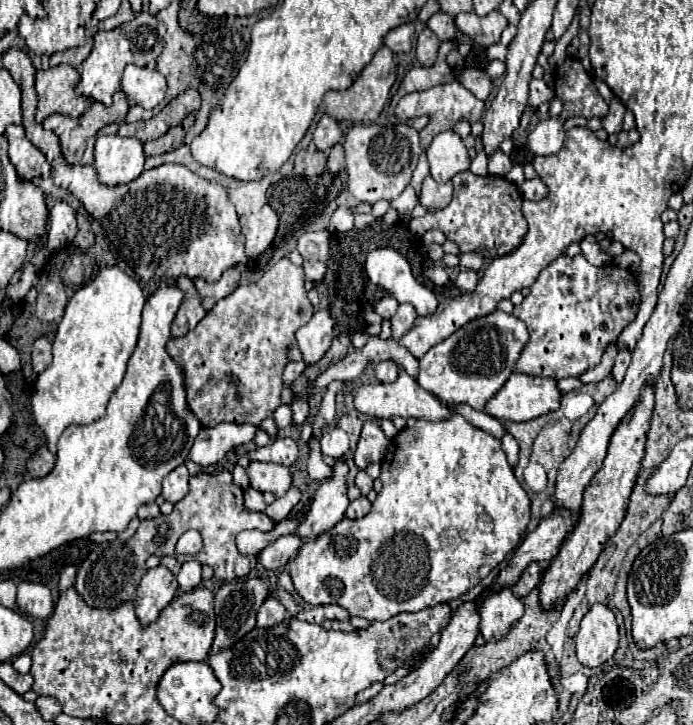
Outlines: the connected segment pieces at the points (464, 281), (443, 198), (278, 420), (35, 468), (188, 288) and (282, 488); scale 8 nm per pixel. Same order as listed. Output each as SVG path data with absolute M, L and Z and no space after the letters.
M459 272L457 280L455 280L455 288L459 288L463 294L465 292L473 292L479 284L479 274L477 272Z
M427 176L427 178L423 180L423 186L421 186L419 204L421 204L423 208L427 208L429 212L433 212L433 210L445 208L445 206L451 202L451 196L453 196L453 184L451 184L451 182L439 184L439 182L435 182L431 176Z
M281 404L281 406L273 412L271 418L275 420L275 426L277 426L279 430L287 428L287 426L291 424L291 404Z
M41 446L27 462L27 472L33 478L43 478L53 470L53 466L55 466L55 454L51 454L47 446Z
M177 278L175 286L179 286L183 290L185 298L183 298L183 302L181 302L181 306L179 306L177 314L175 314L175 320L171 324L171 336L173 338L185 336L207 314L201 308L201 298L197 296L197 290L193 288L193 282L189 278Z
M253 460L247 466L247 476L251 482L251 488L259 492L273 492L275 496L281 496L291 486L291 472L289 468L273 462L257 462Z

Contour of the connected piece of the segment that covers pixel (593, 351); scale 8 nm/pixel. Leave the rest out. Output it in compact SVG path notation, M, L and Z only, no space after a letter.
M581 254L579 256L559 256L553 260L547 268L541 270L539 278L529 288L531 292L523 298L519 306L513 308L513 316L523 320L529 328L531 340L521 352L515 372L529 374L529 376L549 376L555 380L567 378L567 376L581 376L585 368L595 368L601 362L603 350L609 342L615 342L625 326L629 326L635 320L635 314L641 304L641 296L637 290L635 278L629 278L629 272L615 266L593 266L589 264Z

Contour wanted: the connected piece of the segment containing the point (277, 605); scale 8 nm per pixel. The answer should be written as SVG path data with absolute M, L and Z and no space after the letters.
M269 596L263 602L263 606L261 606L259 614L257 614L257 626L259 628L271 628L275 624L281 624L285 618L287 618L285 606L279 600L275 600L273 596Z

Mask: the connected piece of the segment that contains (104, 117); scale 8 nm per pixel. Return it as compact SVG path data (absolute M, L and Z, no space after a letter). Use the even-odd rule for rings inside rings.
M95 102L77 120L69 118L69 116L61 116L61 114L51 114L49 118L45 118L43 128L57 134L63 158L67 164L73 166L73 164L81 162L87 138L95 136L103 126L107 126L111 122L115 122L111 116L111 110L107 106Z

